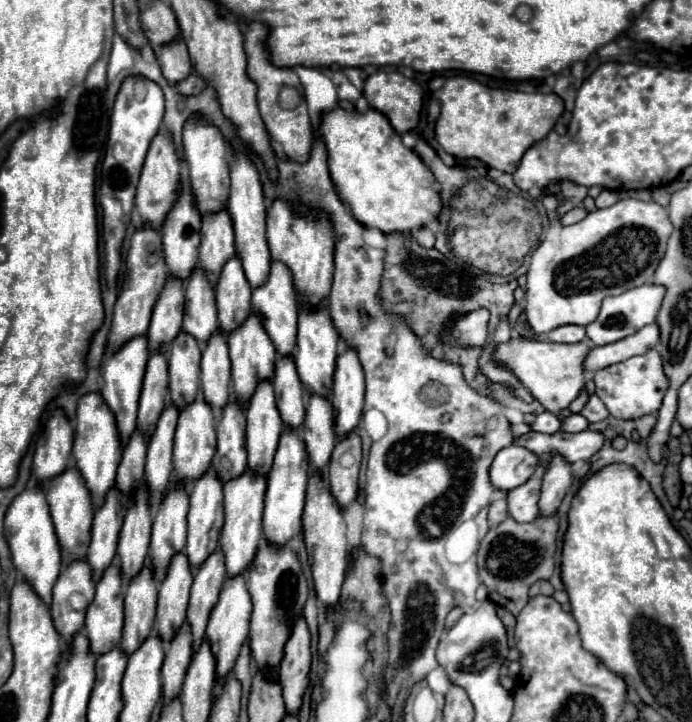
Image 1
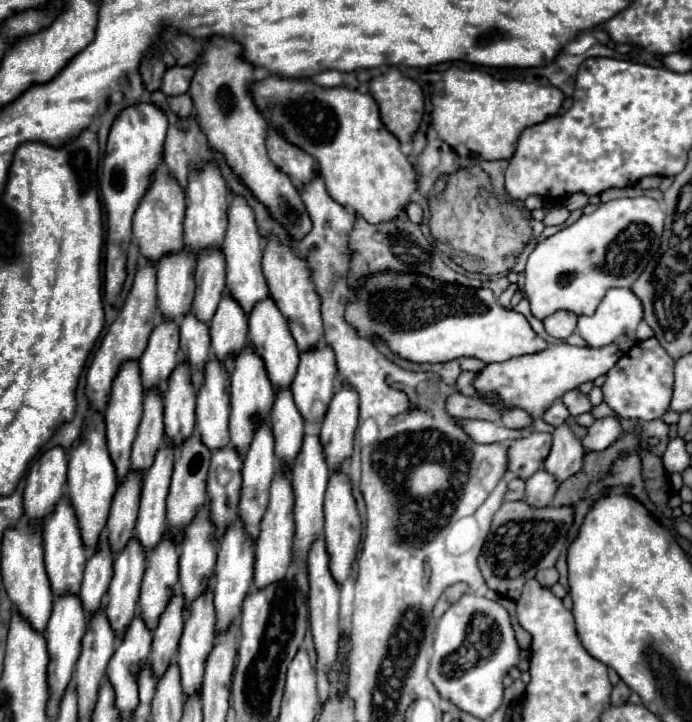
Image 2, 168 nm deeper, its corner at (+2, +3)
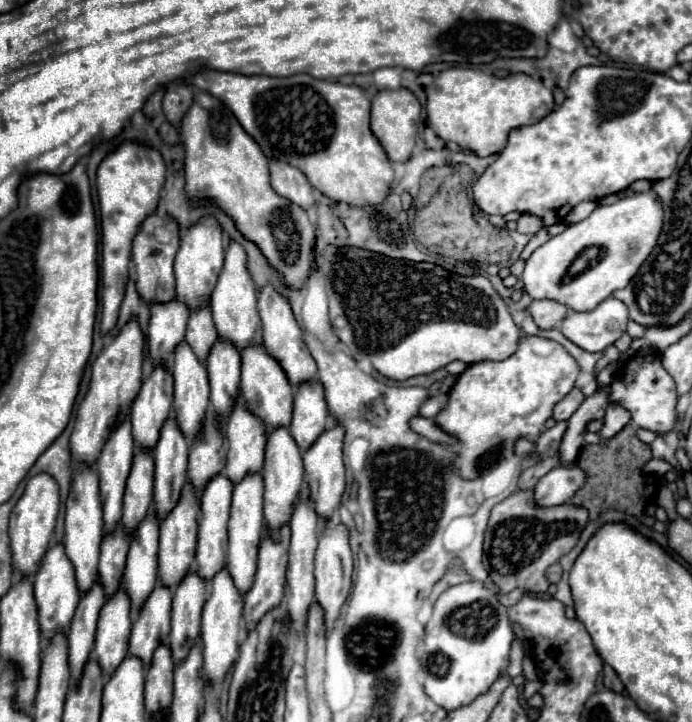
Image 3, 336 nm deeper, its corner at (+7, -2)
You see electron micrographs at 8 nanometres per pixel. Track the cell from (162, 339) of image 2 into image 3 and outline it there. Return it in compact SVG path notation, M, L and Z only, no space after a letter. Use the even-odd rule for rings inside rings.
M155 367L131 407L131 431L137 449L153 451L163 423L173 405L173 375L167 367Z

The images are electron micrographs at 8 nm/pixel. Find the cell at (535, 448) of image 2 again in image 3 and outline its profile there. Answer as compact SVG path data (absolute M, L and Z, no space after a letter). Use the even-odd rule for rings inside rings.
M559 421L559 423L555 423L555 427L551 427L551 429L541 433L541 437L537 439L537 453L541 455L541 459L553 457L559 451L559 445L561 445L561 439L565 435L565 429L567 429L567 423Z

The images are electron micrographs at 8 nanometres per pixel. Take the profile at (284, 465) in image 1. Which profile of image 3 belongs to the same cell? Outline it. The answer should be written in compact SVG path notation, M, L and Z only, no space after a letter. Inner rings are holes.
M283 527L277 533L271 533L269 529L265 529L261 547L259 547L259 561L257 561L257 573L255 573L255 583L251 587L251 591L245 595L245 607L243 607L243 617L245 617L245 625L247 631L251 631L253 627L257 627L257 623L263 619L265 613L269 613L271 609L279 607L281 599L283 599L283 591L285 591L285 569L287 569L287 547L289 547L289 527Z

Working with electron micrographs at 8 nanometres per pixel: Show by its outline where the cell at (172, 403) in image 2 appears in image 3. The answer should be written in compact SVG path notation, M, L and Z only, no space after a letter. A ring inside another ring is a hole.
M173 417L161 429L161 439L153 449L155 459L155 491L153 509L155 517L161 521L179 503L181 489L187 481L187 439L181 435Z

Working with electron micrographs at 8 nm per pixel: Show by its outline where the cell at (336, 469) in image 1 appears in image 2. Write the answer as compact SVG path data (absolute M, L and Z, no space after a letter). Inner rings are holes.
M342 470L330 472L326 498L324 498L324 518L326 518L324 538L326 538L326 548L330 554L330 570L332 570L332 576L336 578L336 582L342 584L350 572L354 558L356 558L356 550L358 550L358 542L360 542L360 530L362 530L358 508L356 508L354 496L352 496L350 478Z

